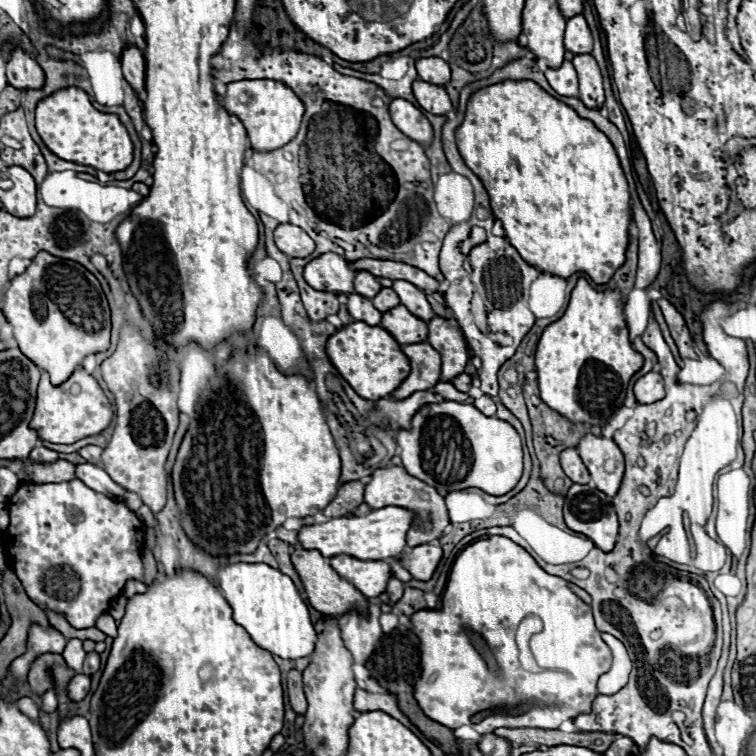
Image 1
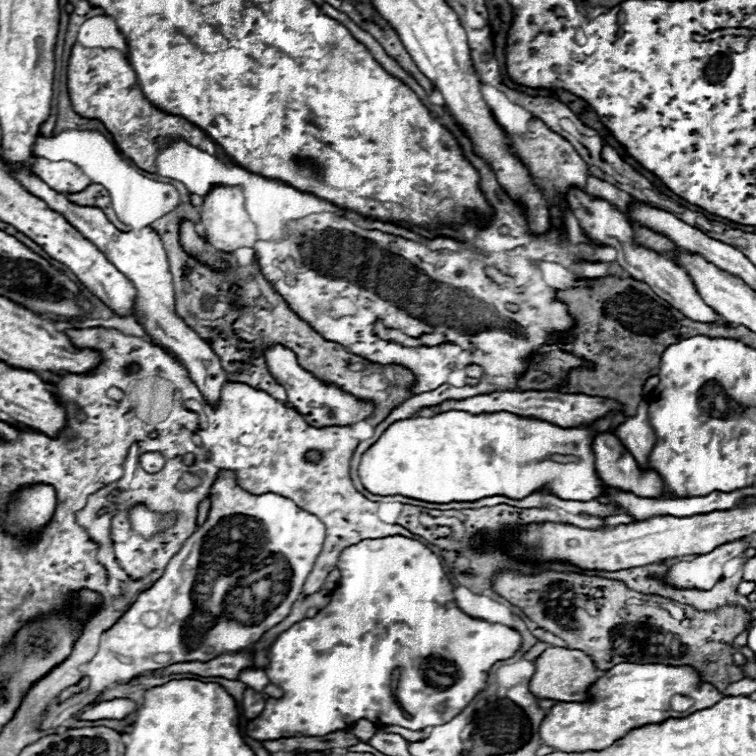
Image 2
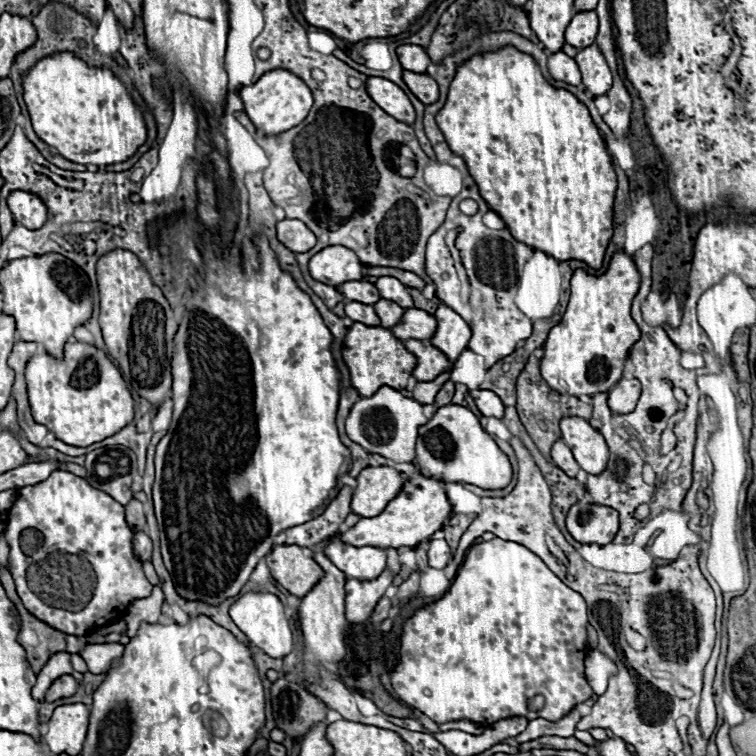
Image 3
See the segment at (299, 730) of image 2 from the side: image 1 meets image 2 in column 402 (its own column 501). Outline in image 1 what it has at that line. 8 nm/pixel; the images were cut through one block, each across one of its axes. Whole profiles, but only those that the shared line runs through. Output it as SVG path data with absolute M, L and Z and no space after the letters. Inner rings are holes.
M490 536L488 540L476 540L474 544L470 544L468 548L464 548L460 552L460 556L456 558L446 590L442 594L442 610L420 610L416 612L416 616L412 616L412 632L420 638L420 650L422 650L422 676L414 686L414 698L418 700L420 708L424 710L424 714L448 728L458 728L458 726L474 726L480 734L484 734L484 720L482 722L472 722L472 716L484 710L492 710L492 716L486 718L486 722L492 722L492 730L494 728L542 728L542 730L556 730L564 720L576 718L580 714L588 714L592 710L592 702L598 696L596 684L598 678L608 672L608 668L612 666L612 652L606 646L606 642L600 638L600 632L594 626L594 618L592 618L592 610L588 604L584 604L570 588L568 582L562 580L560 576L552 576L548 572L544 572L536 560L518 544L514 544L510 538L504 536ZM528 614L538 614L544 622L544 630L540 634L536 634L536 660L542 668L554 672L554 674L528 674L520 668L520 660L518 660L518 646L516 646L516 628L522 622L522 618L526 618ZM512 708L520 708L520 716L518 712L510 712Z

